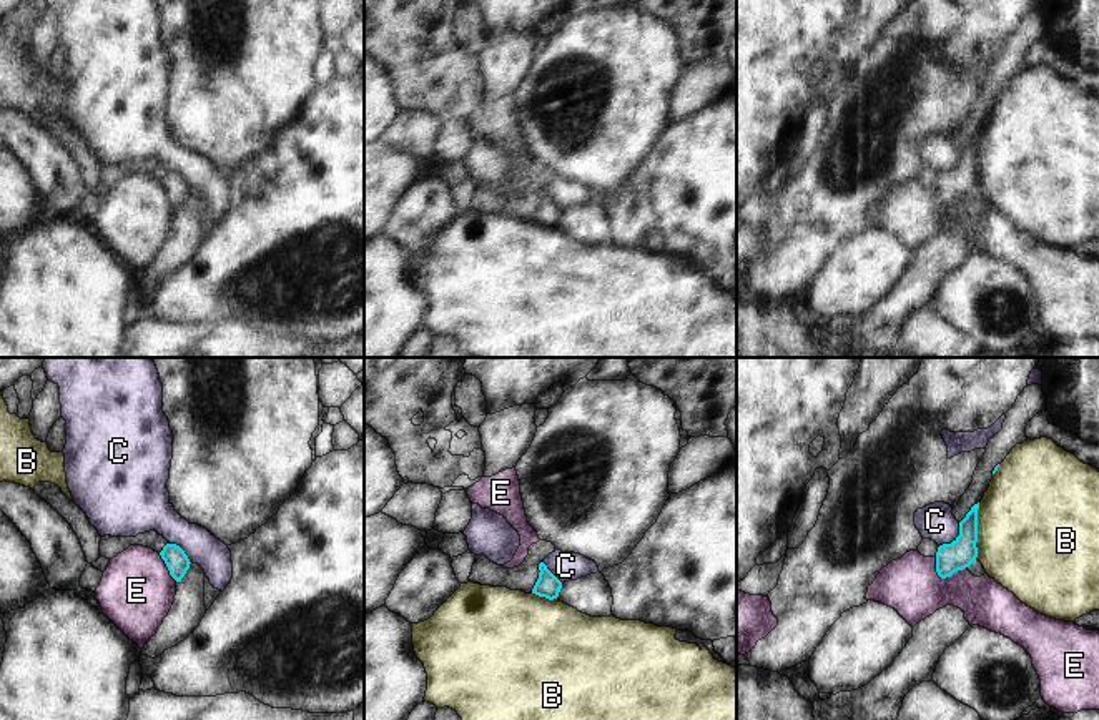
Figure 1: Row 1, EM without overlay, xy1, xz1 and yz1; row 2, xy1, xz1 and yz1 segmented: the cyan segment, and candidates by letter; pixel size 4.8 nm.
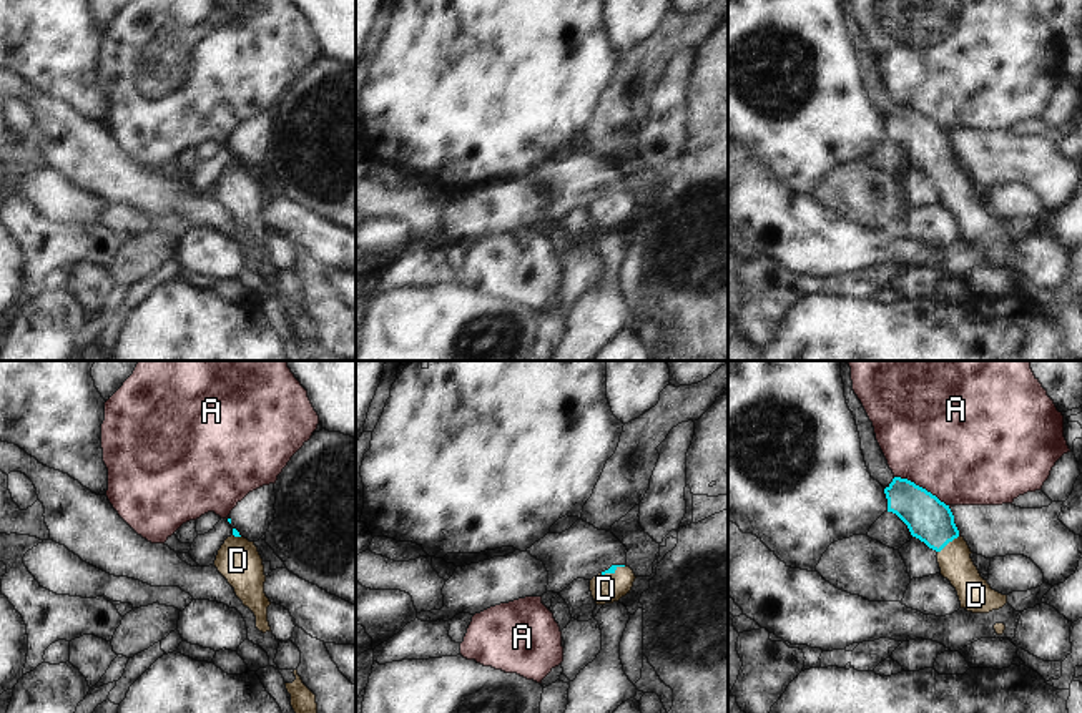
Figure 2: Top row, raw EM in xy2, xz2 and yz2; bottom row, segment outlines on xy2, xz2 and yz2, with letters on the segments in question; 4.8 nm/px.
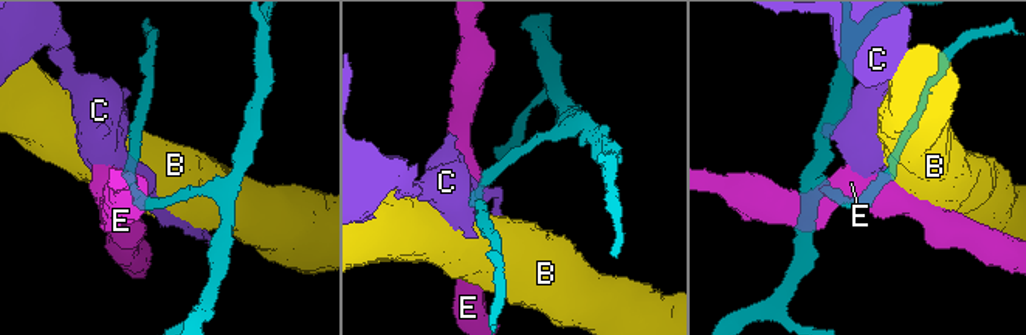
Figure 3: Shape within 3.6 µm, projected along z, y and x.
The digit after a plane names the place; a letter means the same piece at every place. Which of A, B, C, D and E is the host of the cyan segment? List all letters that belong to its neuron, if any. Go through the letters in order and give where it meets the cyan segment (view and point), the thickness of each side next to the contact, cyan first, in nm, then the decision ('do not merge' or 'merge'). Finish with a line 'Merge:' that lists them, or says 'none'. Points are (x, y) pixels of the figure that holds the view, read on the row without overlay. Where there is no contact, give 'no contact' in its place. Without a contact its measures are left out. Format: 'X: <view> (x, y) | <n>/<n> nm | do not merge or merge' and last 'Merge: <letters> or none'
A: yz2 (921, 115) | 220/500 nm | do not merge
B: yz1 (976, 158) | 140/500 nm | do not merge
C: yz1 (956, 165) | 140/170 nm | do not merge
D: yz2 (948, 170) | 220/160 nm | merge
E: yz1 (945, 205) | 140/280 nm | do not merge
Merge: D

